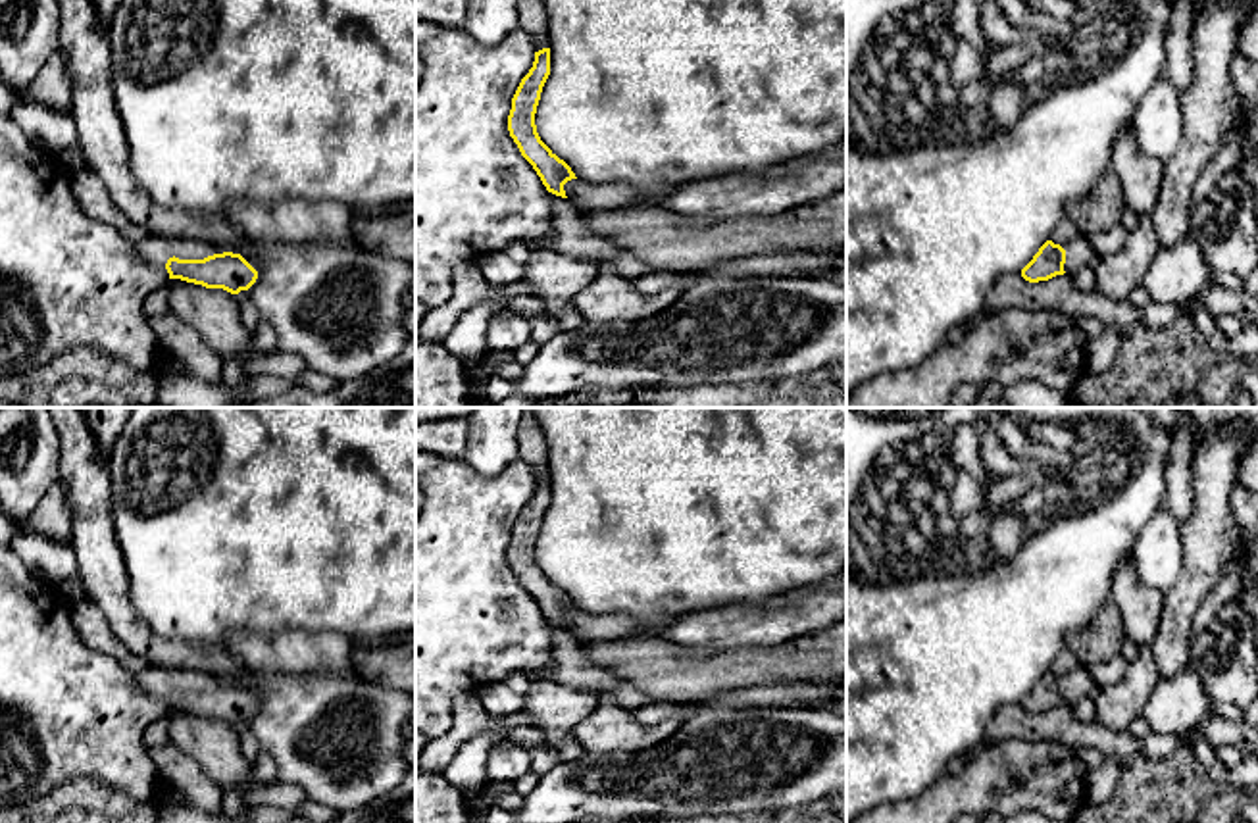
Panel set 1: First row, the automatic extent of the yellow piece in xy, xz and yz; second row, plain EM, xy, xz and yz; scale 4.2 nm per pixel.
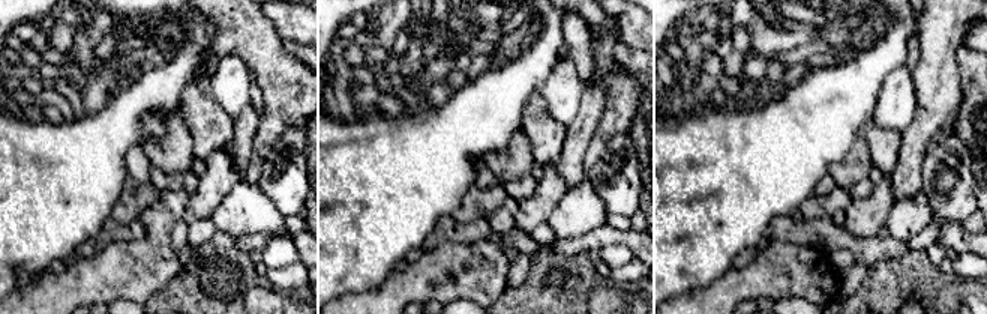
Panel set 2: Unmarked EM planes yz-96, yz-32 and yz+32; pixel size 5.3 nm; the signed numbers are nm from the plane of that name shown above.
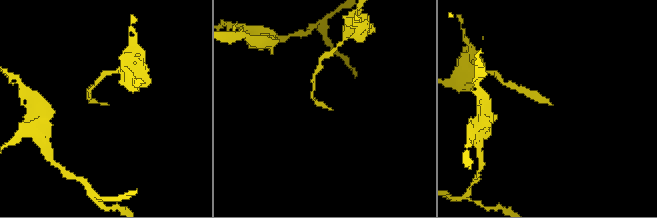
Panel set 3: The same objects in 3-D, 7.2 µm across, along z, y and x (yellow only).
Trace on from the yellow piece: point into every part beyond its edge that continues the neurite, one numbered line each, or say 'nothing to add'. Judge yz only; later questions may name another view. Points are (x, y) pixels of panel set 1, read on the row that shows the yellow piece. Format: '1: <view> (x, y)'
1: yz (1078, 252)

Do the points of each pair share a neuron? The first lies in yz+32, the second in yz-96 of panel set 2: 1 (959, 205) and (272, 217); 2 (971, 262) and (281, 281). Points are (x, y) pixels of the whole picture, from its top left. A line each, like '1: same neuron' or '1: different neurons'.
1: different neurons
2: same neuron

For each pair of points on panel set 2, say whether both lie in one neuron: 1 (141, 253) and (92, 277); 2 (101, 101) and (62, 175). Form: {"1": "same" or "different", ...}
{"1": "same", "2": "same"}

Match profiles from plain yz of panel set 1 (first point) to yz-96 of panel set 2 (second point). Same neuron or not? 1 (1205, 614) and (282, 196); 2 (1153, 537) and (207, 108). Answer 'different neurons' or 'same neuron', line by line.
1: different neurons
2: different neurons

